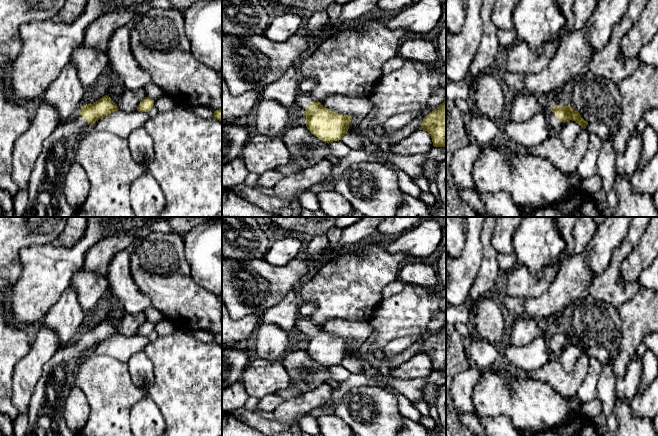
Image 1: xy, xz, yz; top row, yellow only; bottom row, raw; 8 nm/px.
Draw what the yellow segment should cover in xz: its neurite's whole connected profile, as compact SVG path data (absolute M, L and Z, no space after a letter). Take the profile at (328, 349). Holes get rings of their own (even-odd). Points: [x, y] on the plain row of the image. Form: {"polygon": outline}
{"polygon": "M300 316L295 322L294 335L302 336L307 353L321 365L331 367L339 365L347 357L352 343L323 330L310 318Z"}

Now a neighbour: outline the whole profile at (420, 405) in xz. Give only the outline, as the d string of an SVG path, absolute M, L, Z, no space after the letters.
M423 399L413 402L413 405L422 415L430 414L430 408L429 408L428 404Z

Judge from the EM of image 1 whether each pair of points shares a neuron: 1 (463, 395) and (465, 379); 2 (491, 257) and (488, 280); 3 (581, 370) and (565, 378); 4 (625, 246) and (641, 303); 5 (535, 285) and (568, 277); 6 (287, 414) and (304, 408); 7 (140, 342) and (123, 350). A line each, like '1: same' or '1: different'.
1: same
2: same
3: same
4: different
5: different
6: same
7: same

